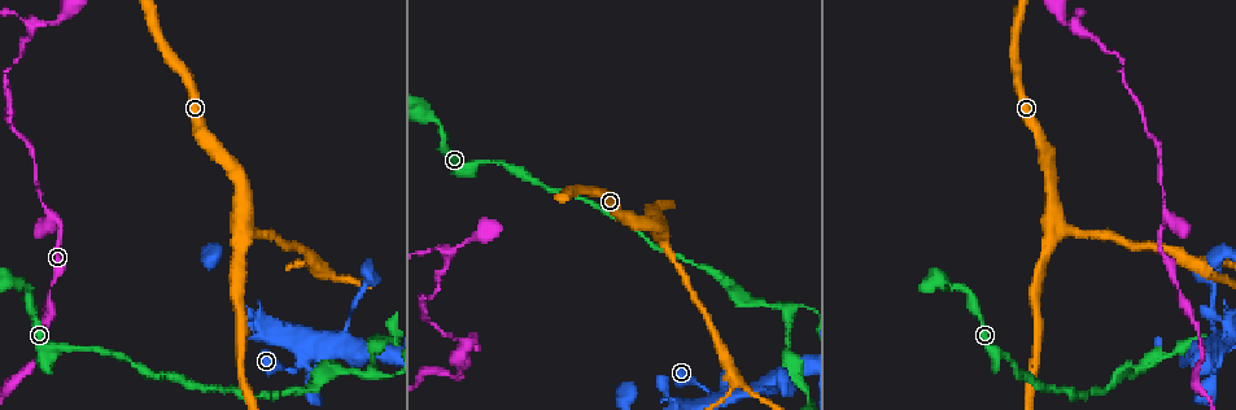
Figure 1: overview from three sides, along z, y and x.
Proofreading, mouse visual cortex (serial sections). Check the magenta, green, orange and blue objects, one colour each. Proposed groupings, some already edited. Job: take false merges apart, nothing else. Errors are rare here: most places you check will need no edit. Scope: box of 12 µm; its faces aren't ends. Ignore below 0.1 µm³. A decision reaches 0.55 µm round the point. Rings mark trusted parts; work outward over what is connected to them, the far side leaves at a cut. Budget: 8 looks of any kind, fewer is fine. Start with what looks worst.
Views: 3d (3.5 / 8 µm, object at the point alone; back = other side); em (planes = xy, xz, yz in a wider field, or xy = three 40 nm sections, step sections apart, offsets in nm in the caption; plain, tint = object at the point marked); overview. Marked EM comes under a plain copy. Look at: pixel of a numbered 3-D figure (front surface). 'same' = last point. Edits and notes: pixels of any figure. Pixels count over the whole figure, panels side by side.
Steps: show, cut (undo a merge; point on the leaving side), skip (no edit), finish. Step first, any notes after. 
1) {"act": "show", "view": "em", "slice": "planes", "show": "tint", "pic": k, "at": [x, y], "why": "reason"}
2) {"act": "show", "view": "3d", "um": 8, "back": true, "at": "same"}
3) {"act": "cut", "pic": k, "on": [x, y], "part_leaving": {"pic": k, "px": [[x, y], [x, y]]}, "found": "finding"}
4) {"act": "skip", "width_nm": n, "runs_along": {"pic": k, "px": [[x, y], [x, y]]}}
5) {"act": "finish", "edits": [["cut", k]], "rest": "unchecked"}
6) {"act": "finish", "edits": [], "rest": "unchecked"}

{"act": "show", "view": "3d", "um": 8, "back": true, "pic": 1, "at": [721, 391], "why": "three-way junction"}

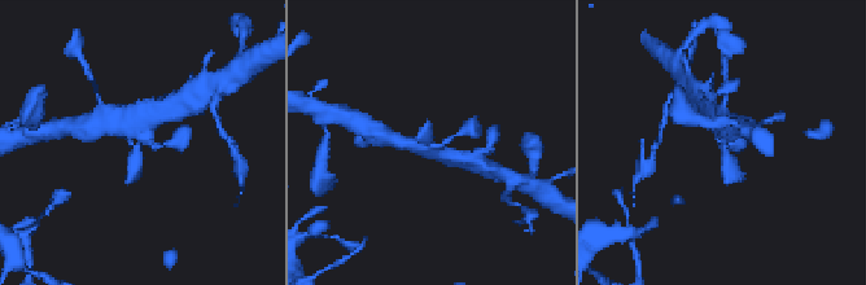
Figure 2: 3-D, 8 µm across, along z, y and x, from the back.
{"act": "show", "view": "em", "slice": "xy", "step": 2, "show": "tint", "pic": 2, "at": [722, 146]}

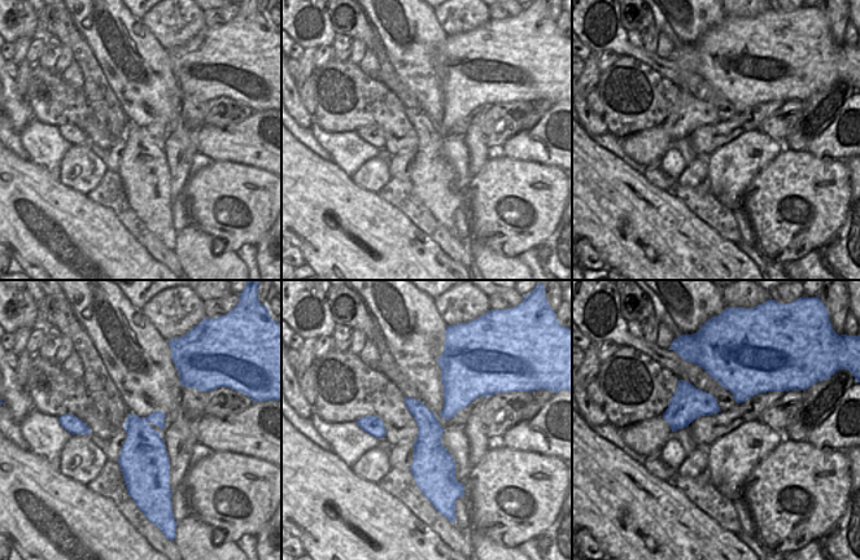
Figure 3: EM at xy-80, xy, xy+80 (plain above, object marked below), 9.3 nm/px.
{"act": "skip", "runs_along": {"pic": 3, "px": [[444, 372], [450, 406], [428, 425], [419, 481]]}, "found": "all the same cell"}

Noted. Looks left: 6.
{"act": "show", "view": "3d", "um": 8, "pic": 1, "at": [781, 306], "why": "three-way junction"}

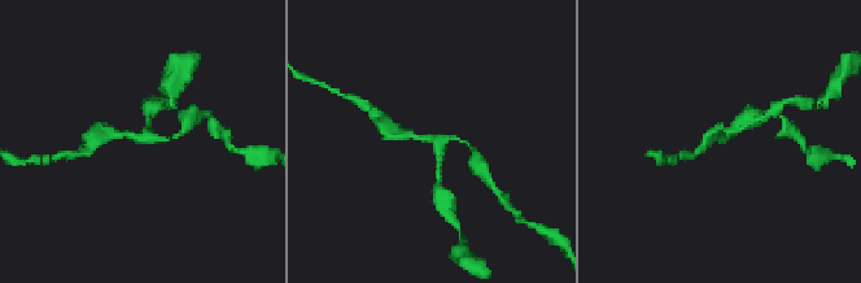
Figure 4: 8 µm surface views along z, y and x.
{"act": "show", "view": "em", "slice": "xy", "step": 3, "show": "tint", "pic": 4, "at": [431, 138], "arms": 3, "arm_widths_nm": [150, 200, 200]}

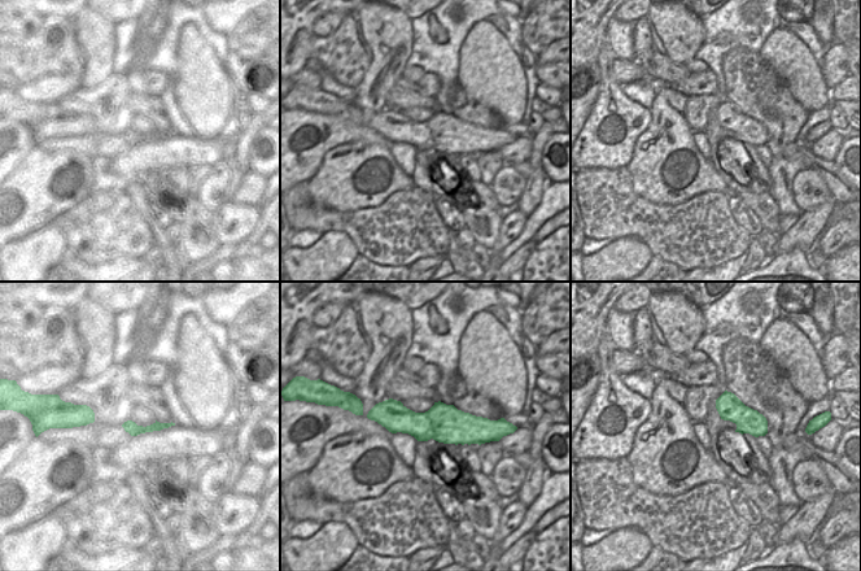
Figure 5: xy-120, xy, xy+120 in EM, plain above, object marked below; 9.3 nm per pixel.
{"act": "skip", "runs_along": {"pic": 4, "px": [[394, 129], [432, 138], [438, 169]]}, "found": "continuous, no second cell"}

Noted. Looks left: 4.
{"act": "show", "view": "3d", "um": 3.5, "pic": 1, "at": [38, 187], "why": "a narrow waist"}

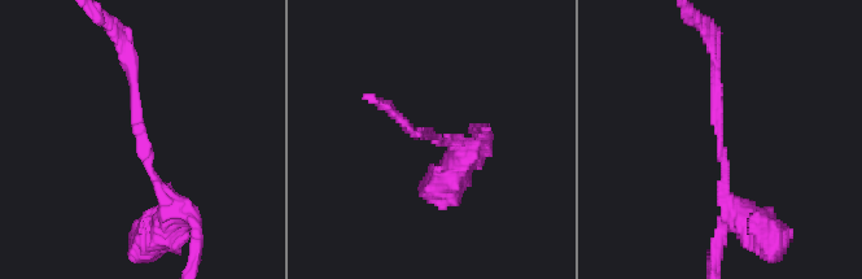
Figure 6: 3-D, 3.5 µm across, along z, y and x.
{"act": "show", "view": "em", "slice": "planes", "show": "tint", "pic": 6, "at": [722, 139], "arm_widths_nm": [150, 250]}

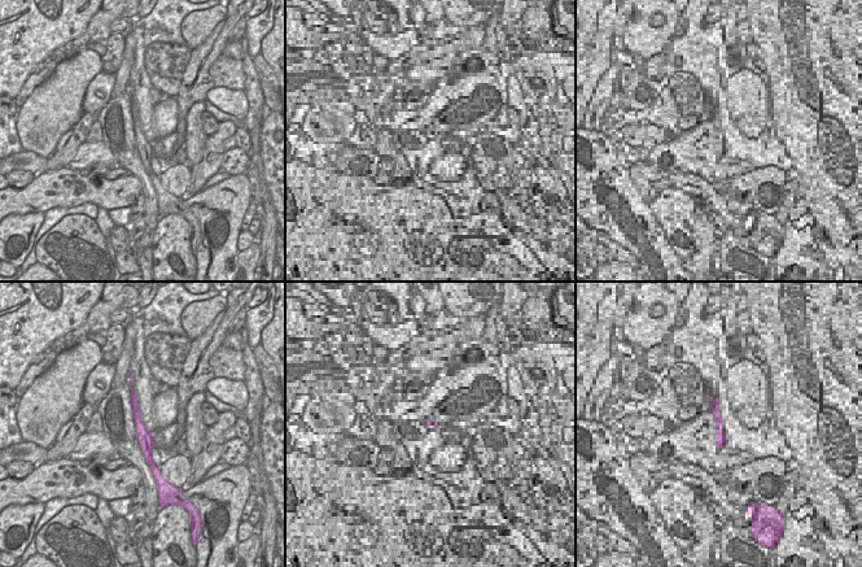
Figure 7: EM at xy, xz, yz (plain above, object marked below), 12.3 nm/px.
{"act": "skip", "runs_along": {"pic": 6, "px": [[180, 214], [144, 155], [128, 55]]}, "found": "one cell here"}

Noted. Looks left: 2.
{"act": "finish", "edits": [], "rest": "unchecked"}

